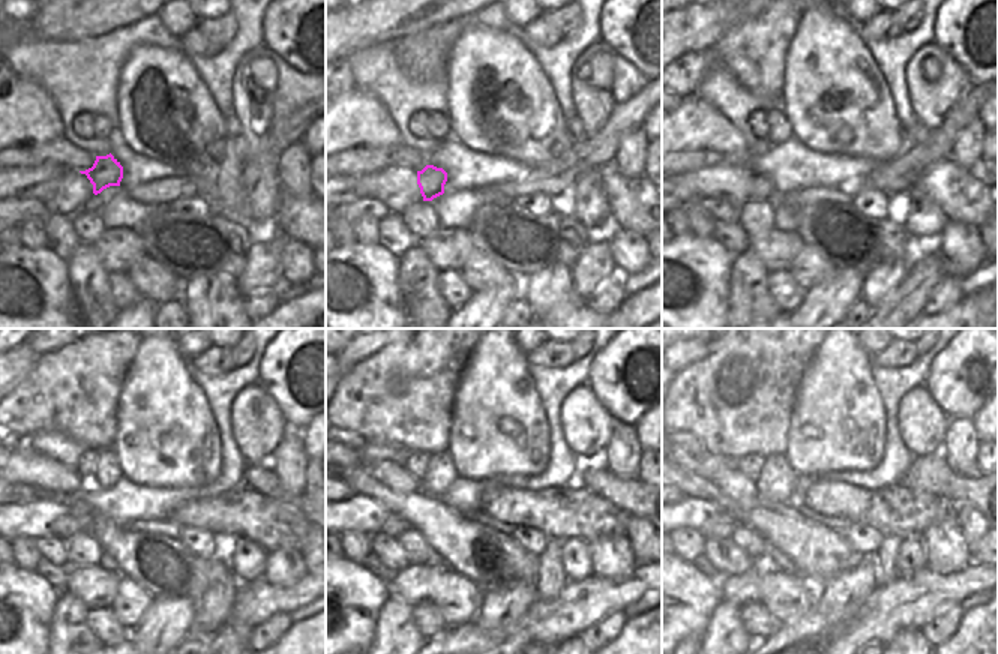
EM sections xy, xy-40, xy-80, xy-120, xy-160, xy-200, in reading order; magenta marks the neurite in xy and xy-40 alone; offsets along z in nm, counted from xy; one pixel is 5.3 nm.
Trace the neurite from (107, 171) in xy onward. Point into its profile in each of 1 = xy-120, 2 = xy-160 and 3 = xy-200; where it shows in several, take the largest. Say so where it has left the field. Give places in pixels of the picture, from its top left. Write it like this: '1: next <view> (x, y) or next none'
1: next xy-120 (80, 518)
2: next xy-160 (393, 525)
3: next xy-200 (722, 525)

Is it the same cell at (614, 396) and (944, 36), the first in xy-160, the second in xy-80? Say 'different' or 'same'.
same

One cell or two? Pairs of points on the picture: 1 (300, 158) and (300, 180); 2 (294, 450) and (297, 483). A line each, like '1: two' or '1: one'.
1: one
2: one

